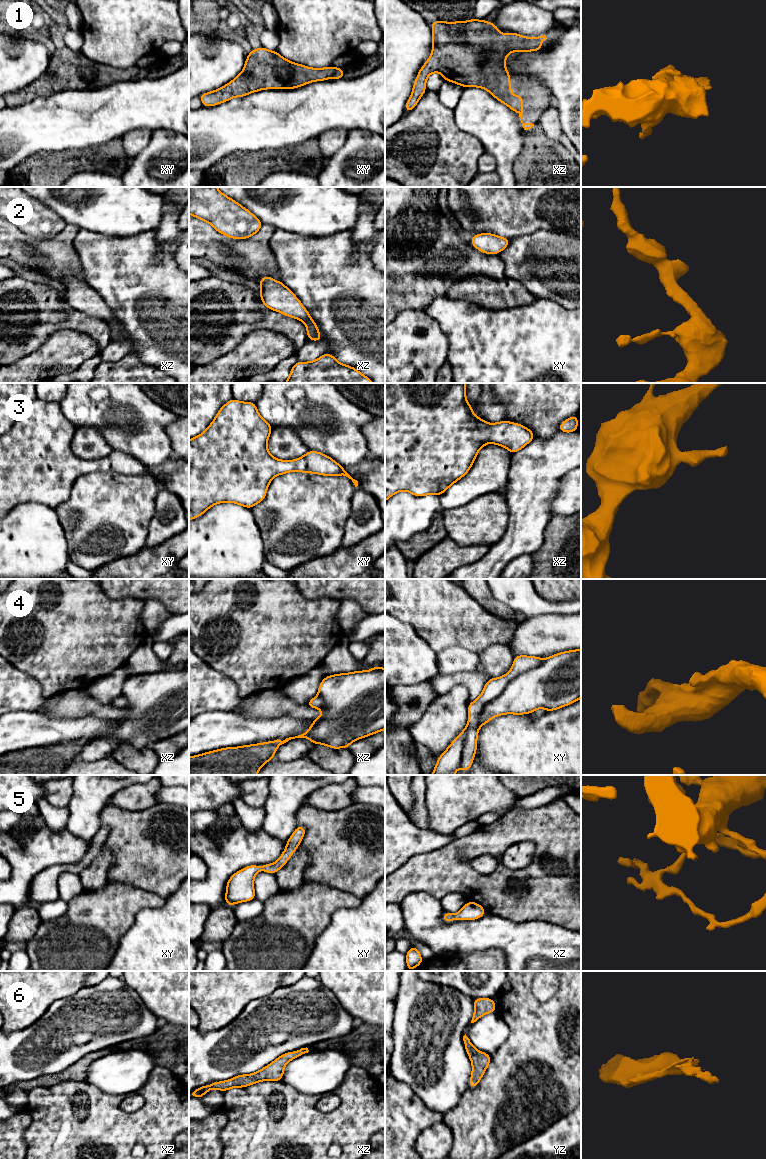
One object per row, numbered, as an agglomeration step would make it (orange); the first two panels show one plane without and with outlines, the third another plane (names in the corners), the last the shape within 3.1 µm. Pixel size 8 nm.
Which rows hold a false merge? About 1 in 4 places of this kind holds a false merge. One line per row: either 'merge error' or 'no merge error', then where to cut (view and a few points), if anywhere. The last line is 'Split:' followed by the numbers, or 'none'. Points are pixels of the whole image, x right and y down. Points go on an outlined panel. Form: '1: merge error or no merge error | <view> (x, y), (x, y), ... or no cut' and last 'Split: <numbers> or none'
1: no merge error | no cut
2: no merge error | no cut
3: no merge error | no cut
4: no merge error | no cut
5: no merge error | no cut
6: no merge error | no cut
Split: none

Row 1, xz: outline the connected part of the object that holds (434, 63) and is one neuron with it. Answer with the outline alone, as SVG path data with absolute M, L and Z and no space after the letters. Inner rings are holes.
M471 19L467 21L445 22L434 21L432 26L432 54L426 63L420 68L415 79L412 93L405 105L405 112L412 111L420 98L426 92L426 80L434 72L439 72L445 81L453 82L466 87L479 87L490 94L507 107L517 112L524 130L531 129L534 124L523 123L523 96L511 94L510 74L505 67L505 60L511 52L539 51L543 48L541 41L545 41L545 35L538 37L524 37L514 32L502 35L494 22Z

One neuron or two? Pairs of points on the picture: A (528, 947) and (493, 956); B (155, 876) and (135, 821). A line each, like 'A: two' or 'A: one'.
A: two
B: one

